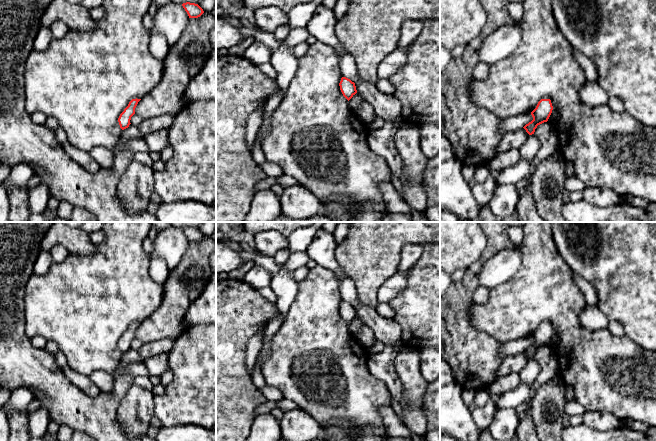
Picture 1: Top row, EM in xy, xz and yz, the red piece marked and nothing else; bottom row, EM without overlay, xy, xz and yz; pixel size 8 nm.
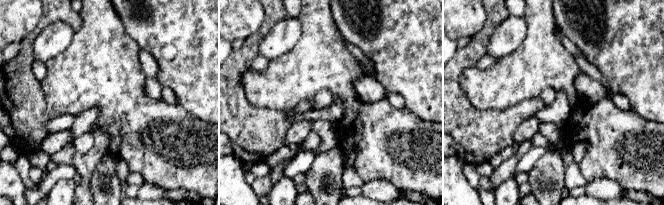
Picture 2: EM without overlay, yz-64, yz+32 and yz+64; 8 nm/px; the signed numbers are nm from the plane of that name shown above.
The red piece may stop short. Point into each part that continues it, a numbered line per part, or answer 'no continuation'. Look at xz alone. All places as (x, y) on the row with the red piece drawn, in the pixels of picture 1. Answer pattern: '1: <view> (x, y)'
no continuation

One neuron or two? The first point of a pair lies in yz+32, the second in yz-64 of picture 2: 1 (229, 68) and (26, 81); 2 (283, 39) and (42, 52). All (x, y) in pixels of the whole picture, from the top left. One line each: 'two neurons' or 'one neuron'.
1: one neuron
2: one neuron

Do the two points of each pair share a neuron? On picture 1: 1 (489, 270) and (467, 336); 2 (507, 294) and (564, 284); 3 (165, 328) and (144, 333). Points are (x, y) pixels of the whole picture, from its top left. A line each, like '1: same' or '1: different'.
1: different
2: same
3: same

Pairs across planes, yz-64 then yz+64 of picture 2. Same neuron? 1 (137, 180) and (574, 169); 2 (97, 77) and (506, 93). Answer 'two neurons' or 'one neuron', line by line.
1: one neuron
2: one neuron

